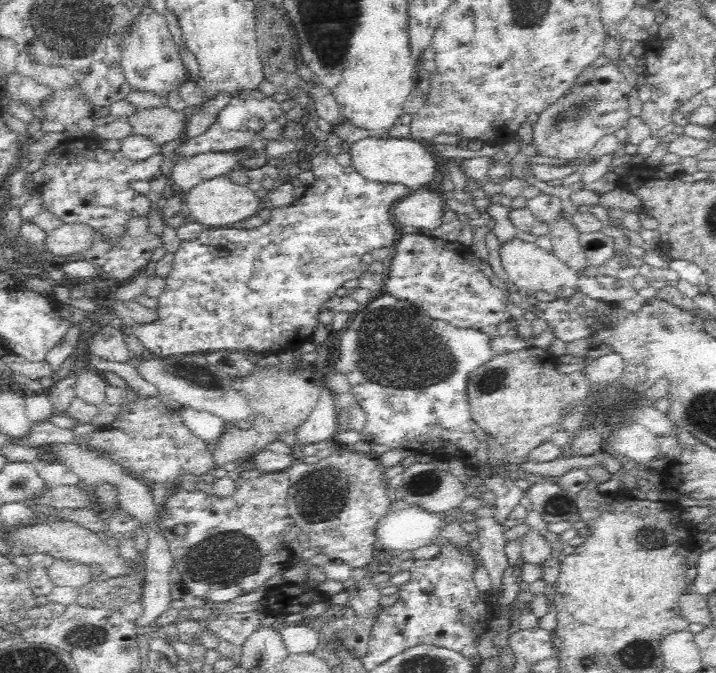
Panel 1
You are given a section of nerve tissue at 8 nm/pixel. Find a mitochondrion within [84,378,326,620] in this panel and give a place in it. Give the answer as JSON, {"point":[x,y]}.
{"point":[228,555]}

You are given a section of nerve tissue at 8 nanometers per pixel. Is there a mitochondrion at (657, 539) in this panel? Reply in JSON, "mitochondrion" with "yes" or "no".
{"mitochondrion":"yes"}

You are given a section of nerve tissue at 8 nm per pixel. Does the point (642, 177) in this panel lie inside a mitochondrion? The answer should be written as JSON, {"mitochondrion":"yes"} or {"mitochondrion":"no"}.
{"mitochondrion":"no"}

